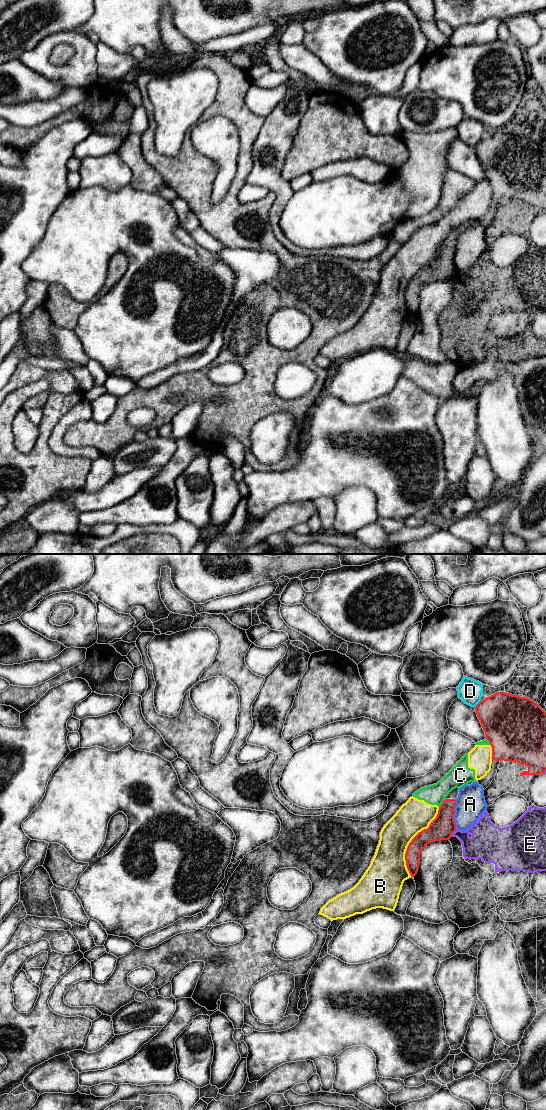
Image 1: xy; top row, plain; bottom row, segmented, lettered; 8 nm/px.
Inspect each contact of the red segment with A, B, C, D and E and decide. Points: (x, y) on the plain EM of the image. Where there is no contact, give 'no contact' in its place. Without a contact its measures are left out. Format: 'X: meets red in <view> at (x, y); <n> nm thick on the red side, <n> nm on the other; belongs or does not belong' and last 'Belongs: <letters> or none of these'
A: meets red in xy at (454, 254); 190 nm thick on the red side, 240 nm on the other; does not belong
B: meets red in xy at (412, 280); 180 nm thick on the red side, 260 nm on the other; does not belong
C: meets red in xy at (442, 243); 190 nm thick on the red side, 170 nm on the other; does not belong
D: meets red in xy at (477, 144); 380 nm thick on the red side, 200 nm on the other; does not belong
E: meets red in xy at (454, 271); 190 nm thick on the red side, 220 nm on the other; does not belong
Belongs: none of these

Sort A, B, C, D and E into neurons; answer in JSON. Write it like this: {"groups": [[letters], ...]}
{"groups": [["A", "B", "C"], ["D"], ["E"]]}

